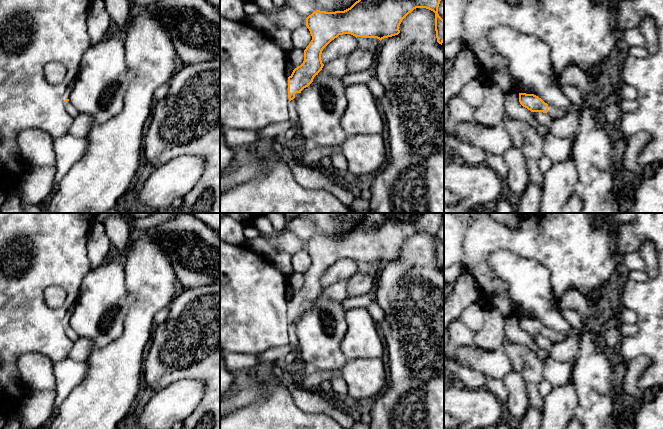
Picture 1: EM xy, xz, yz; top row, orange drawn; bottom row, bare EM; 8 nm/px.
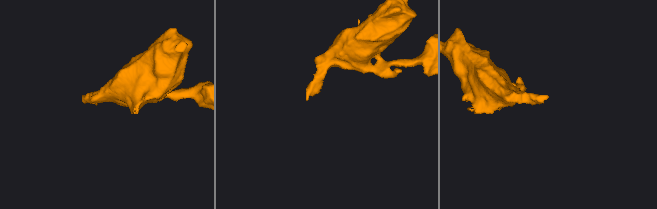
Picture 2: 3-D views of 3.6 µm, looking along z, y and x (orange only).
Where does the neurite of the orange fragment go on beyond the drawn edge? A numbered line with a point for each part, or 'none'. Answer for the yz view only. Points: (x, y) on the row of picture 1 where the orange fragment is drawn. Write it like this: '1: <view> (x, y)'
1: yz (553, 111)

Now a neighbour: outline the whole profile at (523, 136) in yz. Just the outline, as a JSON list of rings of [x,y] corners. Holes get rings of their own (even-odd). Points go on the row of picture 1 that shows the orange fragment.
[[[507,113],[501,123],[510,136],[511,145],[520,149],[526,159],[529,181],[543,187],[544,178],[538,167],[538,161],[543,155],[543,139],[529,123],[514,119]]]

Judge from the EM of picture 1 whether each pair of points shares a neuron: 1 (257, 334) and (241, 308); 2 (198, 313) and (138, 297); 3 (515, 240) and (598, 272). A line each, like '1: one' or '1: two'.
1: one
2: two
3: one

